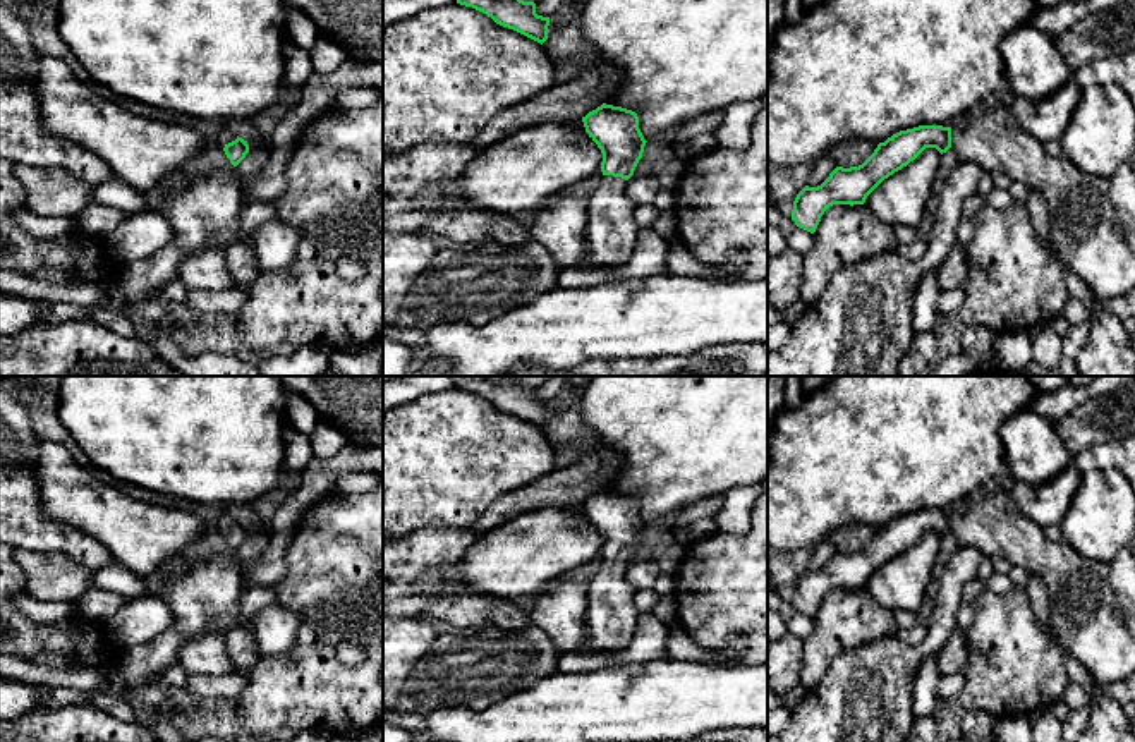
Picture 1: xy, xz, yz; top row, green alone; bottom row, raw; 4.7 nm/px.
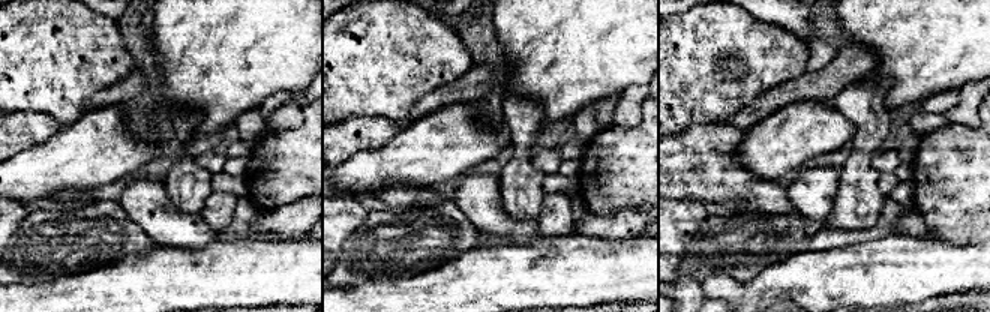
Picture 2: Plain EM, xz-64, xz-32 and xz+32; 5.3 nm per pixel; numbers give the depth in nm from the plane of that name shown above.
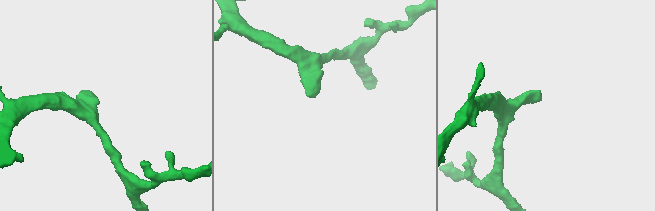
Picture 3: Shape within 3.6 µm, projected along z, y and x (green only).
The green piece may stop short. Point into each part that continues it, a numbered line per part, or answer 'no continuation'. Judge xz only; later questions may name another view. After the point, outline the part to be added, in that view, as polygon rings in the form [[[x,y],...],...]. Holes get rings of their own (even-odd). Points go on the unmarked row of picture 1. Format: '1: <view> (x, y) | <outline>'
1: xz (612, 617) | [[[603,560],[599,572],[587,582],[587,646],[598,651],[625,651],[635,634],[639,611],[634,605],[637,589],[625,579],[627,565]]]

